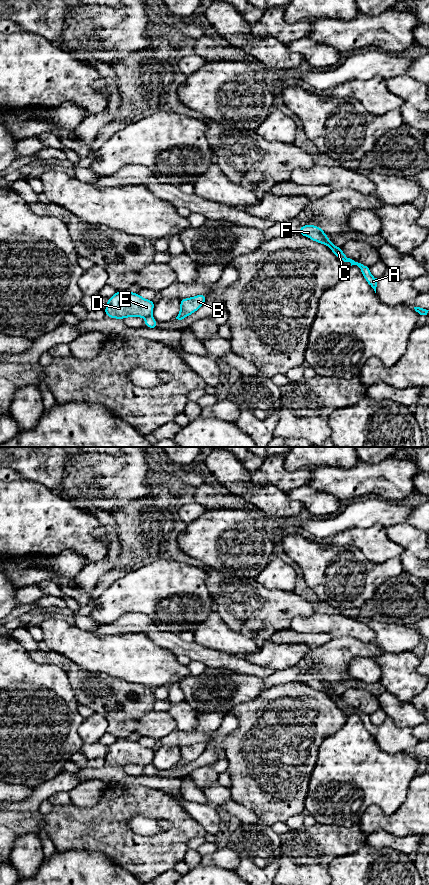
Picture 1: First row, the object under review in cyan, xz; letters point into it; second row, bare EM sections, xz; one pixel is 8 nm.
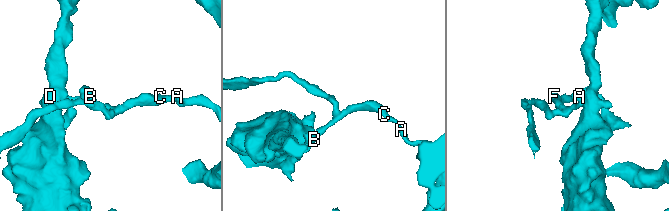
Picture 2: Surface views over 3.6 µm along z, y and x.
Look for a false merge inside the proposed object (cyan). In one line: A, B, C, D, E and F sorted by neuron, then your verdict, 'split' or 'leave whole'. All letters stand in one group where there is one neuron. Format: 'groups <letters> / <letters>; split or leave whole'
groups A B C F / D E; split

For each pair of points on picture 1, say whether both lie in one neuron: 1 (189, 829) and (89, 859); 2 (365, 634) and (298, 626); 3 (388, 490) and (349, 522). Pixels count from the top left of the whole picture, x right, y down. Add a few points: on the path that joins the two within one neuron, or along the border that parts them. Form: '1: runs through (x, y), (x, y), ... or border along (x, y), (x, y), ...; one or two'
1: border along (81, 850), (104, 853), (123, 868); two
2: runs through (348, 626), (315, 625); one
3: border along (385, 499), (389, 501); two

